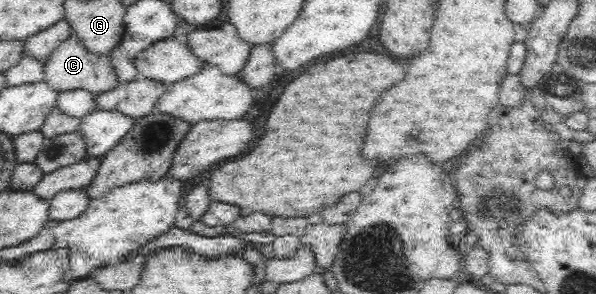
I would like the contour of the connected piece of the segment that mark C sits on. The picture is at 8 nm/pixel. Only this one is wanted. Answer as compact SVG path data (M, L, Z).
M72 35L61 46L52 50L45 60L44 80L60 93L76 88L85 88L99 94L119 86L122 82L119 81L119 76L116 74L113 63L111 63L110 55L93 53L83 44L81 38Z

